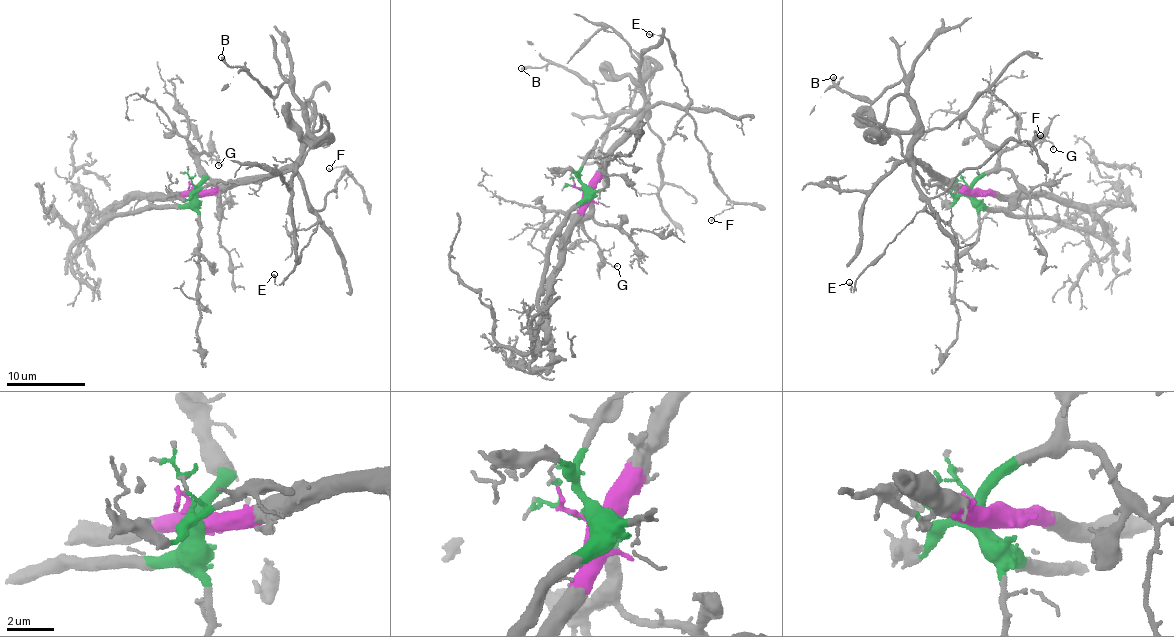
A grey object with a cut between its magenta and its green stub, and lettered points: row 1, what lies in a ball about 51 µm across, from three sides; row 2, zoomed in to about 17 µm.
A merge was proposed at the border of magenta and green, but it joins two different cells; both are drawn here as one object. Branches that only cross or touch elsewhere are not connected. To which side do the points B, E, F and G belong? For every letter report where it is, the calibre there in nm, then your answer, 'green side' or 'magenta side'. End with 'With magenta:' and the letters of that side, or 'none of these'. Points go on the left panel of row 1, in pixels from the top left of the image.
B: at (221, 57); 300 nm thick; magenta side
E: at (274, 274); 130 nm thick; magenta side
F: at (329, 168); 110 nm thick; magenta side
G: at (218, 165); 120 nm thick; green side
With magenta: B, E, F

